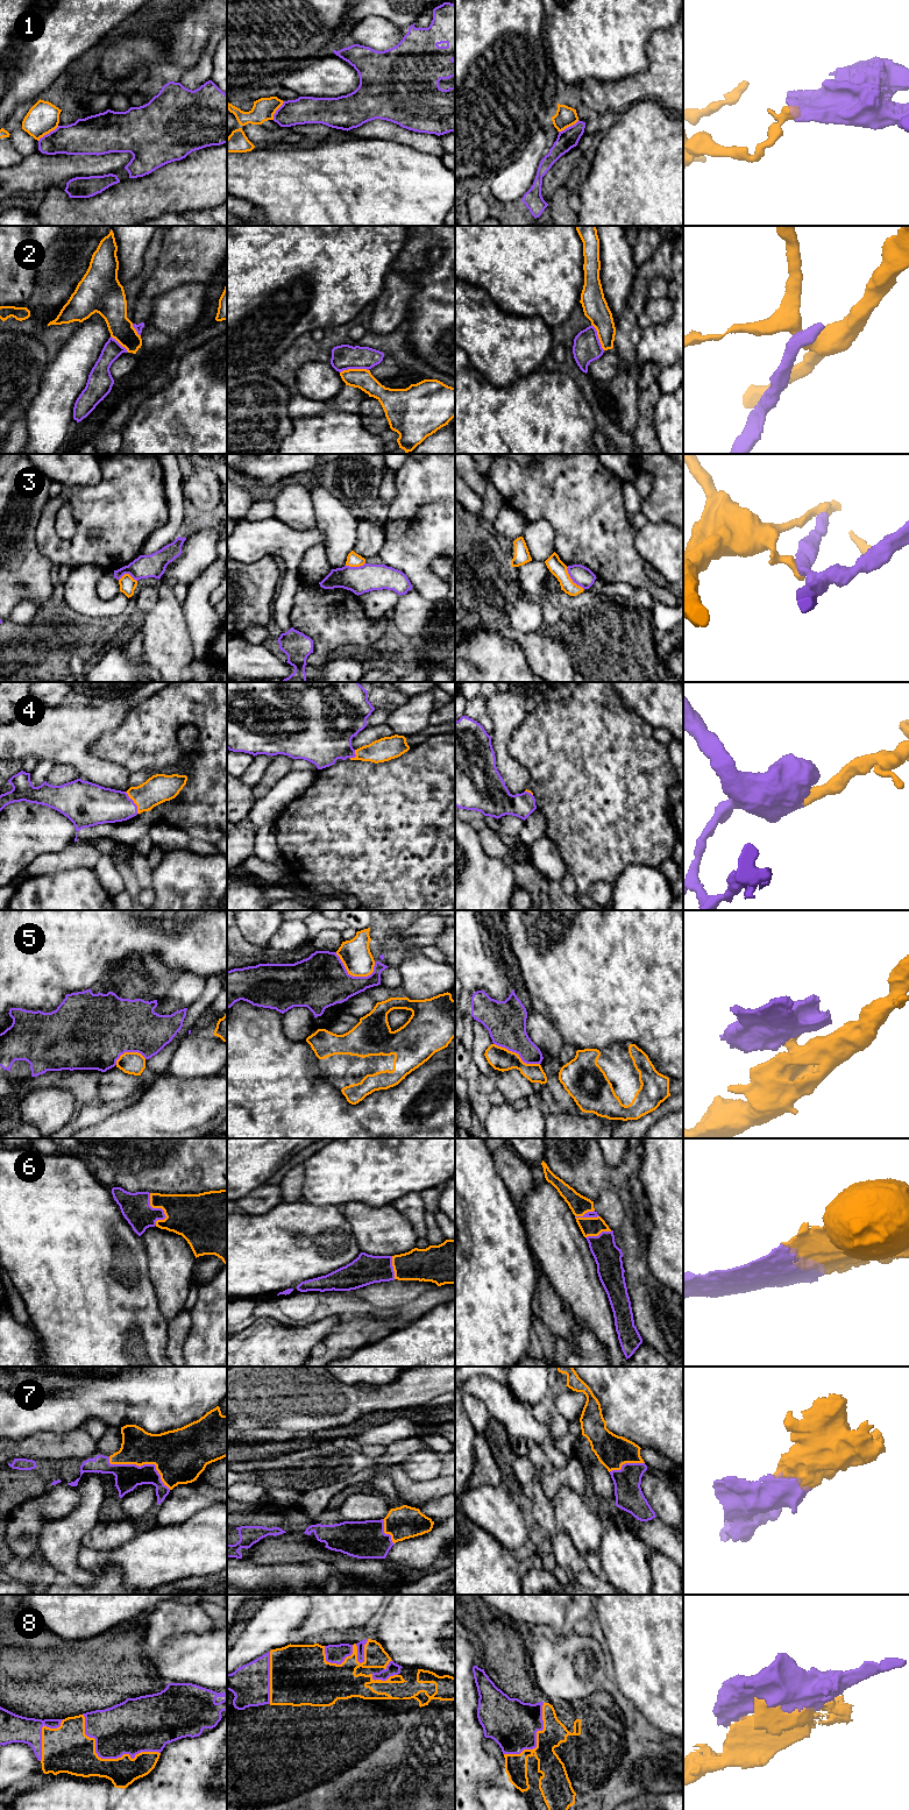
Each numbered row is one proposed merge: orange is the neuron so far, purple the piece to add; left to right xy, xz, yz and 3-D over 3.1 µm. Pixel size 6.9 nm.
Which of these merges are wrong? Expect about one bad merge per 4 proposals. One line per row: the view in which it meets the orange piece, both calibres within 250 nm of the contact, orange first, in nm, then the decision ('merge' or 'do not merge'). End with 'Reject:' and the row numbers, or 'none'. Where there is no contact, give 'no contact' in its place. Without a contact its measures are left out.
1: xy | 220/240 nm | do not merge
2: xz | 140/170 nm | do not merge
3: yz | 110/140 nm | do not merge
4: xy | 200/260 nm | merge
5: xz | 200/380 nm | do not merge
6: xy | 320/200 nm | merge
7: xy | 340/180 nm | merge
8: xy | 300/360 nm | merge
Reject: 1, 2, 3, 5

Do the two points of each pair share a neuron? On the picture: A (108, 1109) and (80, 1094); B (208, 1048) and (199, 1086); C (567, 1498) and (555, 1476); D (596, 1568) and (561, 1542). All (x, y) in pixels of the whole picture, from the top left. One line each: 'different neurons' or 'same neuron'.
A: different neurons
B: different neurons
C: different neurons
D: different neurons

